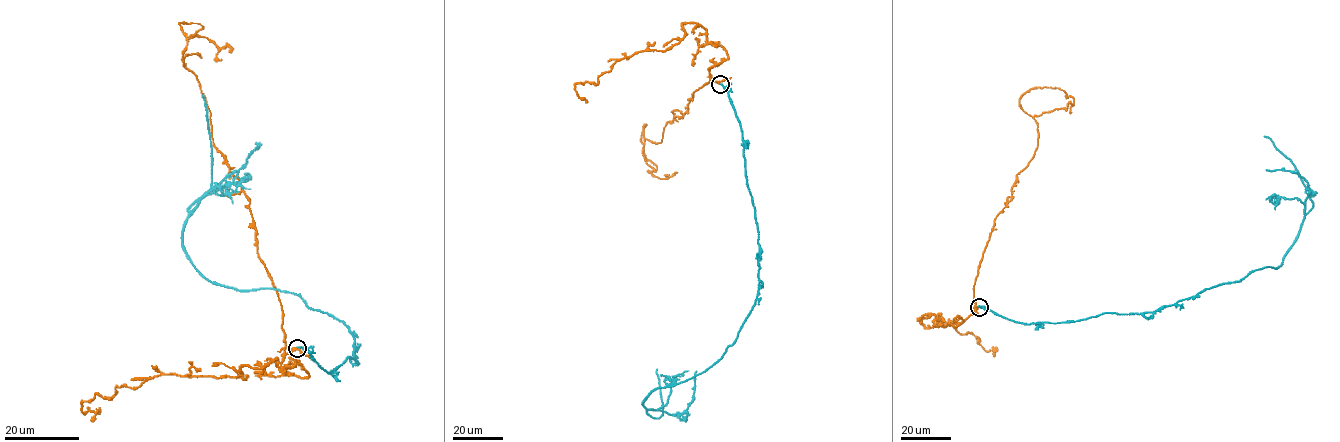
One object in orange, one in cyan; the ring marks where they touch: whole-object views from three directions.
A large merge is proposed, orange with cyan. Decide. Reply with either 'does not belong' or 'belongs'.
belongs

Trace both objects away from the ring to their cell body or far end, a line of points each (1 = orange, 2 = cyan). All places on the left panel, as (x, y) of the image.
1: (297, 347), (285, 352), (249, 201), (212, 138), (179, 24), (199, 23), (194, 35), (231, 53)
2: (297, 347), (327, 373), (354, 356), (342, 321), (298, 294), (212, 283), (183, 247), (210, 188), (203, 95)

